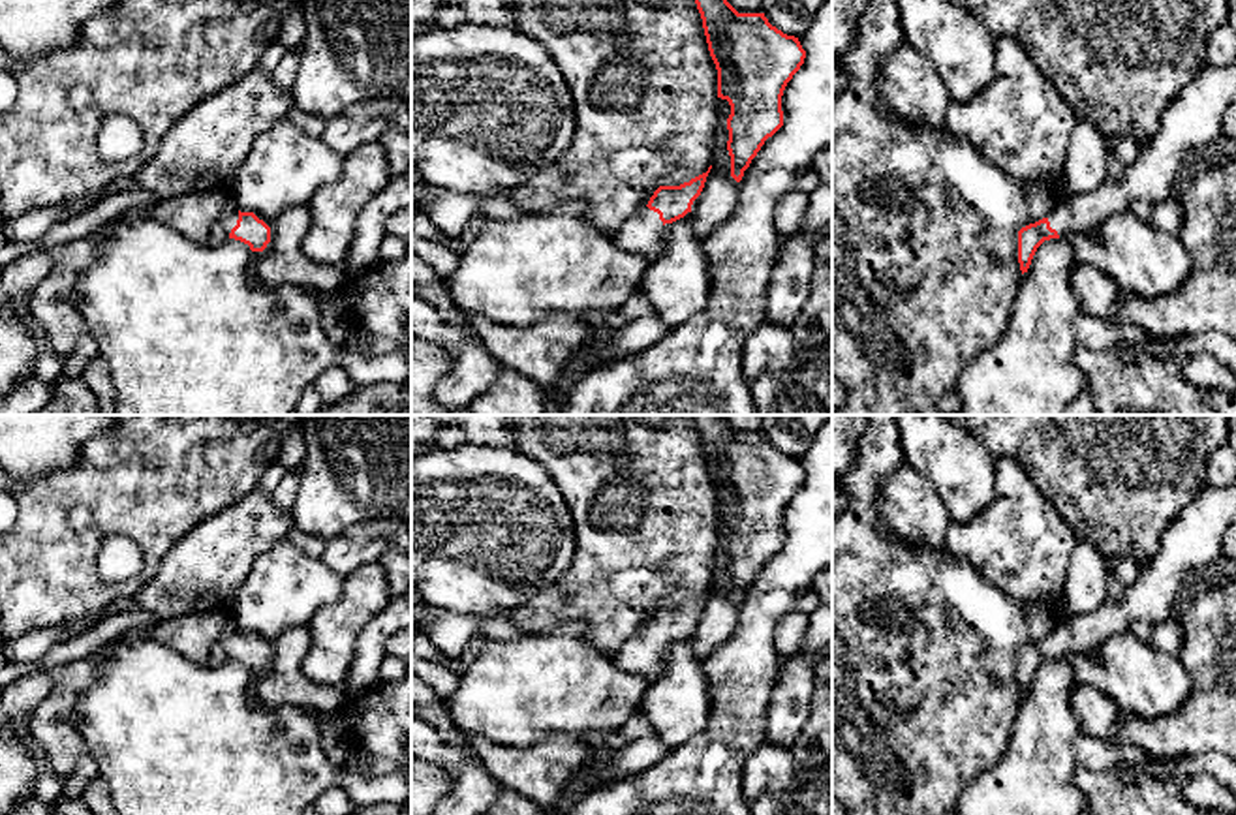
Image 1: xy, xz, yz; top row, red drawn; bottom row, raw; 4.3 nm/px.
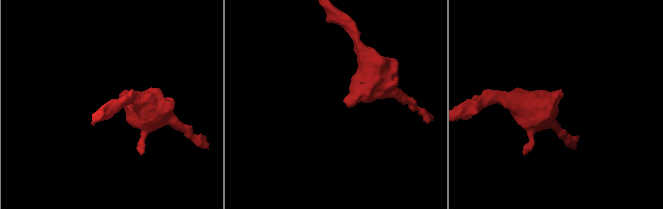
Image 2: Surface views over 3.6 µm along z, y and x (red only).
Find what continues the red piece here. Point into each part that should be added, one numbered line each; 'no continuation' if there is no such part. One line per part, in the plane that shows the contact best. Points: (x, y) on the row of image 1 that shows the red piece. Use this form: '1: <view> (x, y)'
1: xy (220, 231)

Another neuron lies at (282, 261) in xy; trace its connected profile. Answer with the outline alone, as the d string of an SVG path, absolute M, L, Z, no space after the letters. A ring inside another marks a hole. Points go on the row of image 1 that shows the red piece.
M306 205L282 212L270 227L270 242L263 252L252 252L250 272L257 285L276 289L295 285L317 293L336 293L346 284L346 267L321 265L308 259L302 240L312 216Z

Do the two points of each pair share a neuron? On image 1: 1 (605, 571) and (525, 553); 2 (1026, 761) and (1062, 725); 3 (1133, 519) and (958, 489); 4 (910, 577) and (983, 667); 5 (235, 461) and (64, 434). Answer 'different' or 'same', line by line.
1: different
2: same
3: different
4: same
5: different

